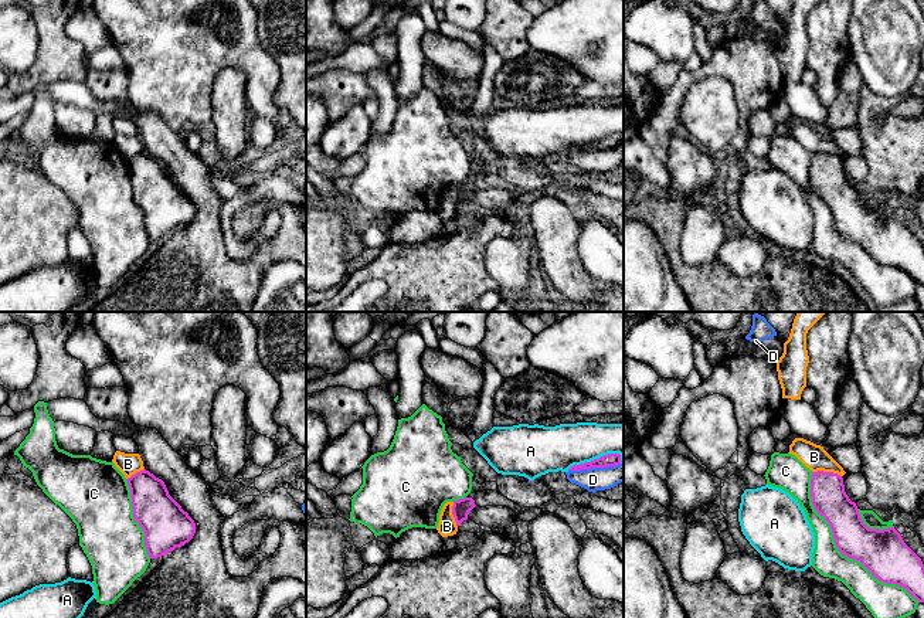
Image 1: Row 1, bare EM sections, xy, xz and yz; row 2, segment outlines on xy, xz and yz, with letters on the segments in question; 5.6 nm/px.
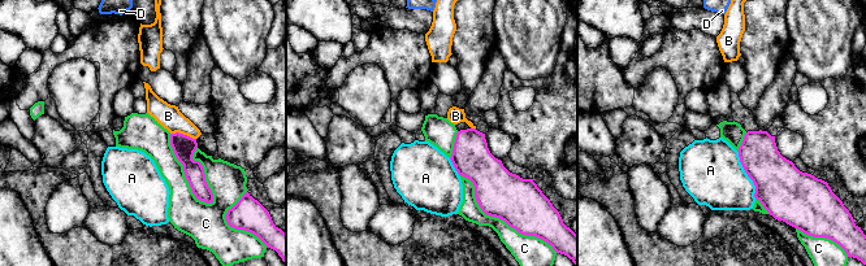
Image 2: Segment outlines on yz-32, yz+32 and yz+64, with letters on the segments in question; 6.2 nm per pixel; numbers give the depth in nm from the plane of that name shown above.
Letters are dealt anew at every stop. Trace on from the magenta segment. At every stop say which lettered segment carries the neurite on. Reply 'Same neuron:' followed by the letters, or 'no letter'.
Same neuron: no letter

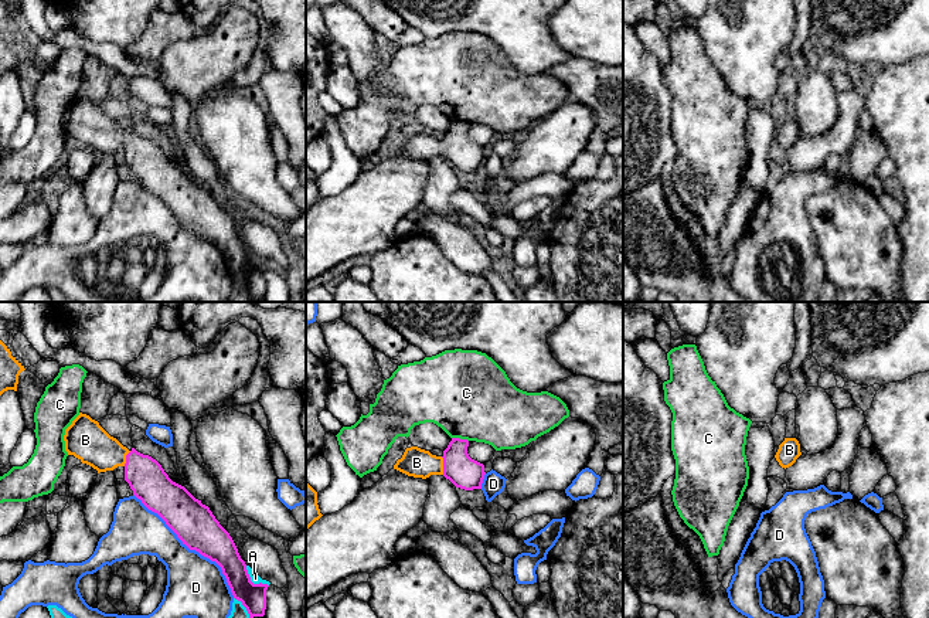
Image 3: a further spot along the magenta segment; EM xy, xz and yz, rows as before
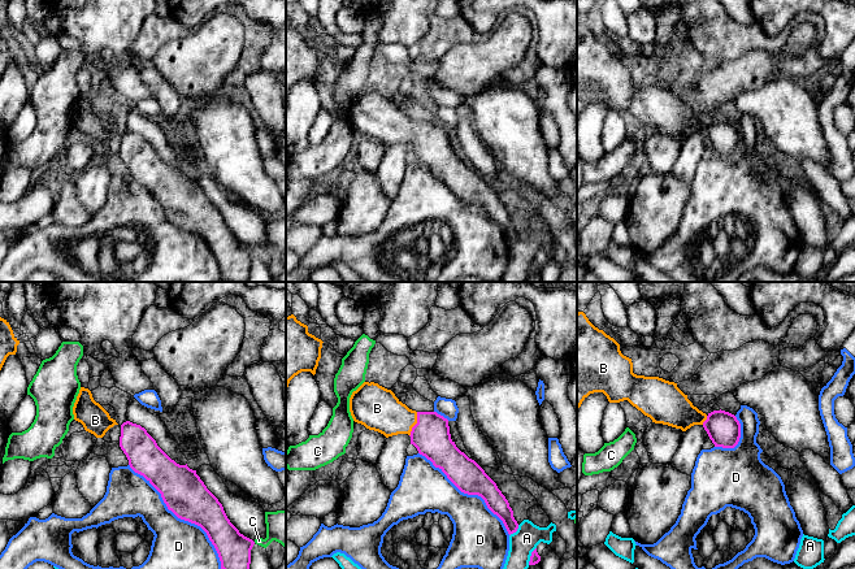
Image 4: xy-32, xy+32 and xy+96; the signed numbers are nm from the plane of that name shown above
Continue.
Same neuron: B

